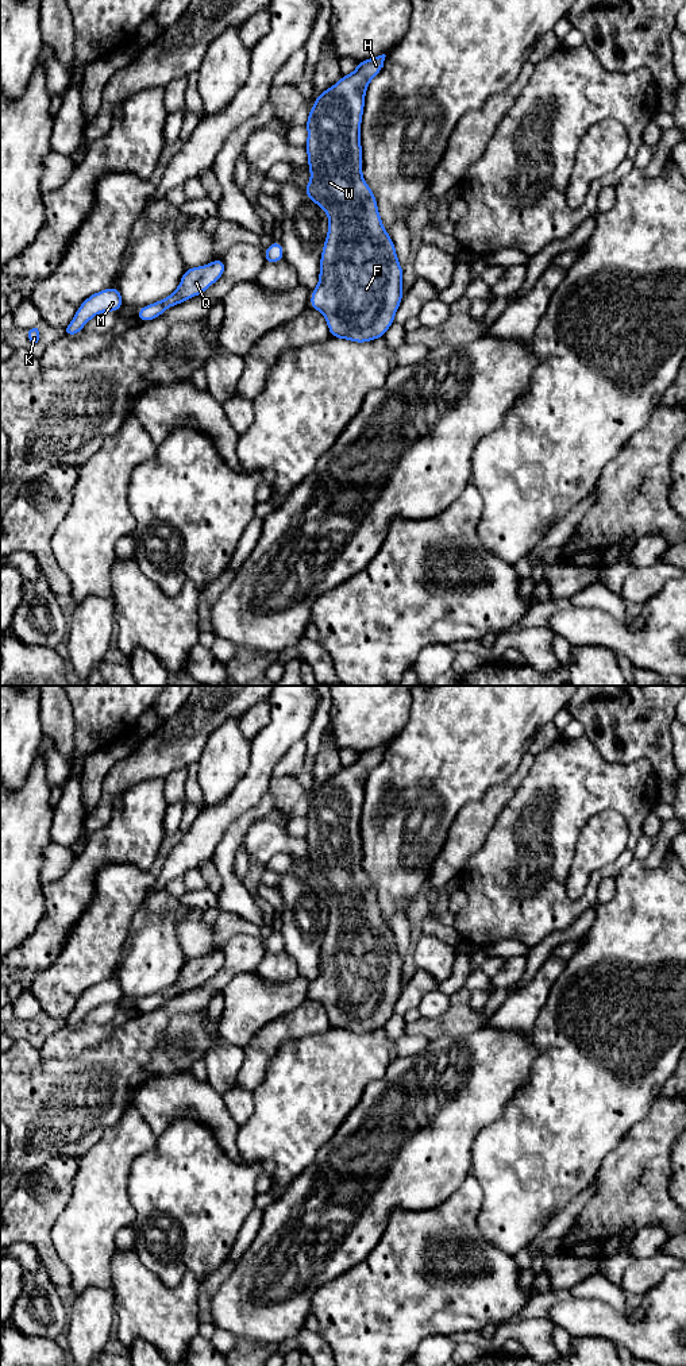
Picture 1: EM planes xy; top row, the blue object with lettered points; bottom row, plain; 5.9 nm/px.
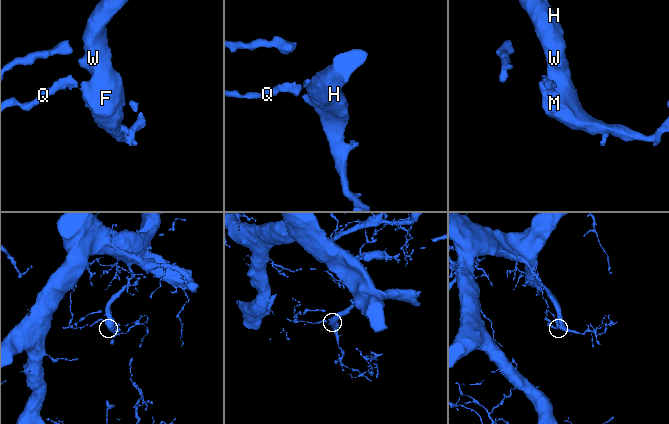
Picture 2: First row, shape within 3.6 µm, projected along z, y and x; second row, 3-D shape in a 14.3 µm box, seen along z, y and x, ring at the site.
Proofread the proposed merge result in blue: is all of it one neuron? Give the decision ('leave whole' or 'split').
leave whole

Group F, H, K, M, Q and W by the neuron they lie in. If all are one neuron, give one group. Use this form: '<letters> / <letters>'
F H K M Q W

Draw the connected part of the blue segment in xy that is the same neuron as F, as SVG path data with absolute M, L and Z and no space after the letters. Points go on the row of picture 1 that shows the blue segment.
M385 54L357 63L354 73L342 76L315 100L307 119L307 153L311 182L302 189L329 219L320 259L319 285L309 306L321 312L329 335L366 343L384 337L394 323L402 300L404 271L392 238L385 231L377 200L362 175L361 123L365 93L382 70Z

